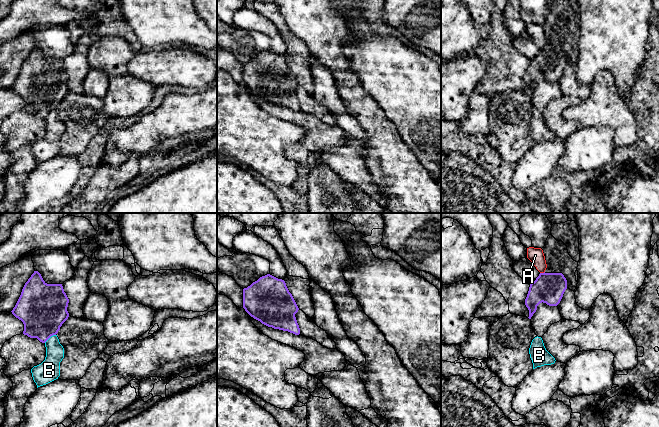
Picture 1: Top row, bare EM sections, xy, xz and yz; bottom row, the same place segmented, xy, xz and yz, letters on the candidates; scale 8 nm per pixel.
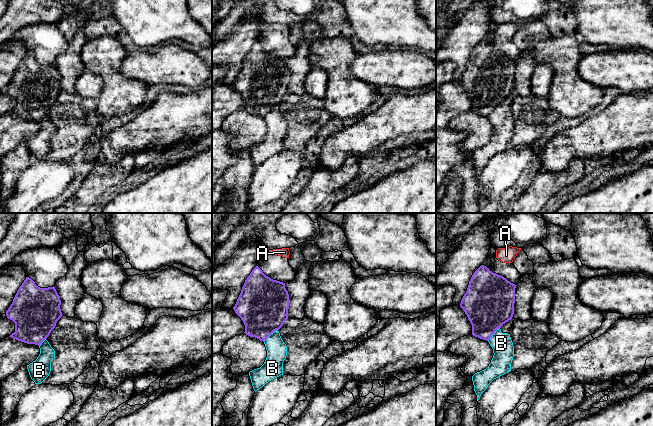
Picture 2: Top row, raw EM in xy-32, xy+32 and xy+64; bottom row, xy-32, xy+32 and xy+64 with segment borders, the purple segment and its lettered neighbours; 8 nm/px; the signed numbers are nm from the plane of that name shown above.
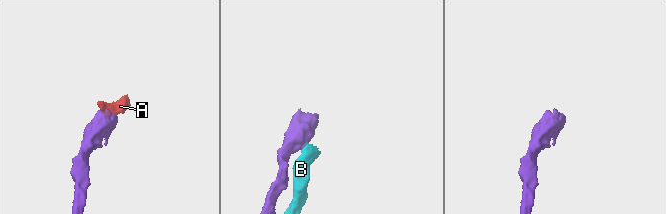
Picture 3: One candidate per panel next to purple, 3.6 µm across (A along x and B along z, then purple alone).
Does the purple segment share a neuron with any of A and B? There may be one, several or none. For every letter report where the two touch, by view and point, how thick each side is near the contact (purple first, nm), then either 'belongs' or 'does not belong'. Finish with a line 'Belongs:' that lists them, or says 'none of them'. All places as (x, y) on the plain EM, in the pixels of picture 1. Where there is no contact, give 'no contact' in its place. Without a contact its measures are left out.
A: meets purple in yz at (542, 49); 240 nm thick on the purple side, 120 nm on the other; does not belong
B: meets purple in xy at (49, 113); 400 nm thick on the purple side, 160 nm on the other; does not belong
Belongs: none of them

